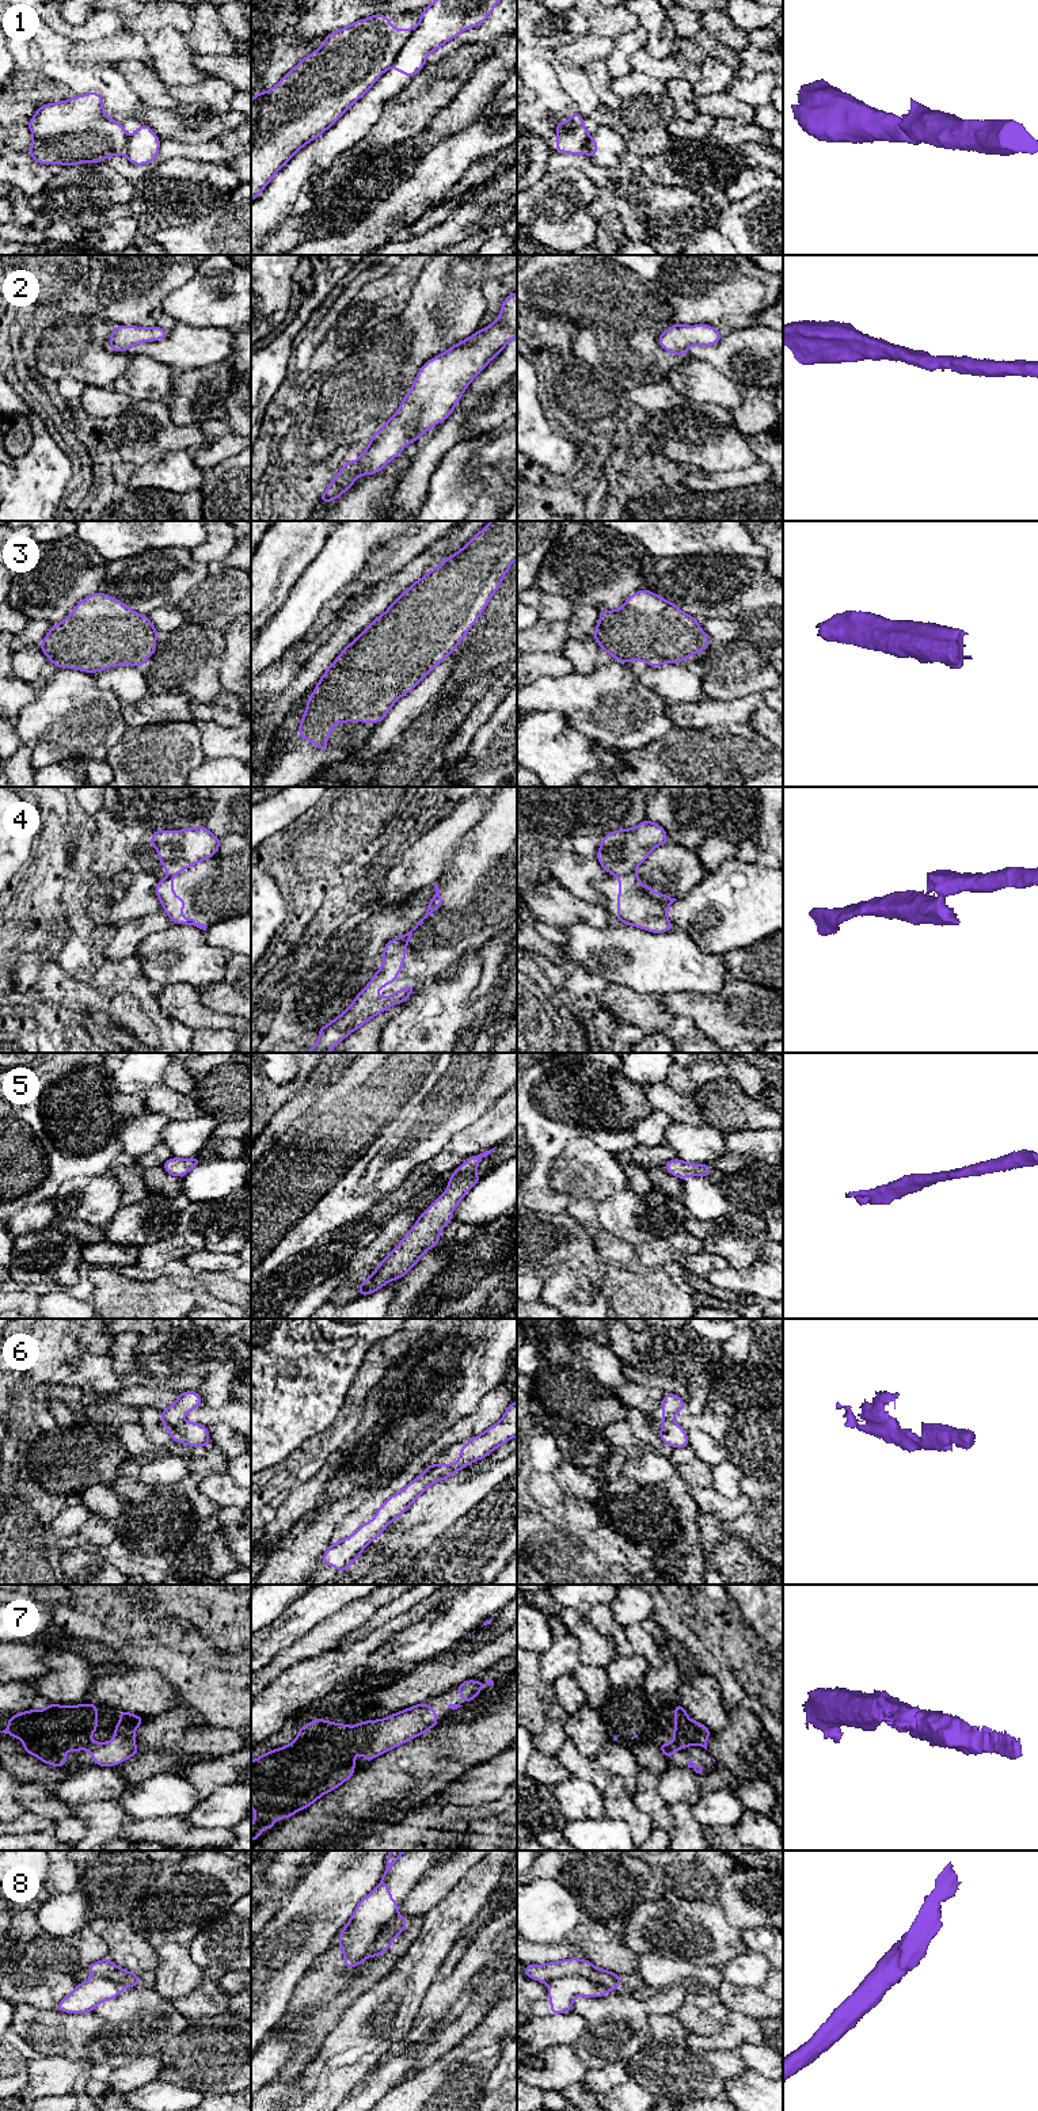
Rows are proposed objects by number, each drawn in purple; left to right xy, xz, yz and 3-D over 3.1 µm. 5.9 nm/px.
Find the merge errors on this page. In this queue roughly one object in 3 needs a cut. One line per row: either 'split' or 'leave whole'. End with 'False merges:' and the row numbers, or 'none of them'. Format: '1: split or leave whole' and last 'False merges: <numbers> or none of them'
1: split
2: leave whole
3: leave whole
4: split
5: leave whole
6: leave whole
7: leave whole
8: split
False merges: 1, 4, 8

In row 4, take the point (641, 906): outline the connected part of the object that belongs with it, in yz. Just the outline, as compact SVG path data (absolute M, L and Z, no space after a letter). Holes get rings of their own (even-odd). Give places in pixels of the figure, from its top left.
M636 868L619 876L617 921L649 932L662 933L673 928L668 908L677 901L653 887L645 887Z

